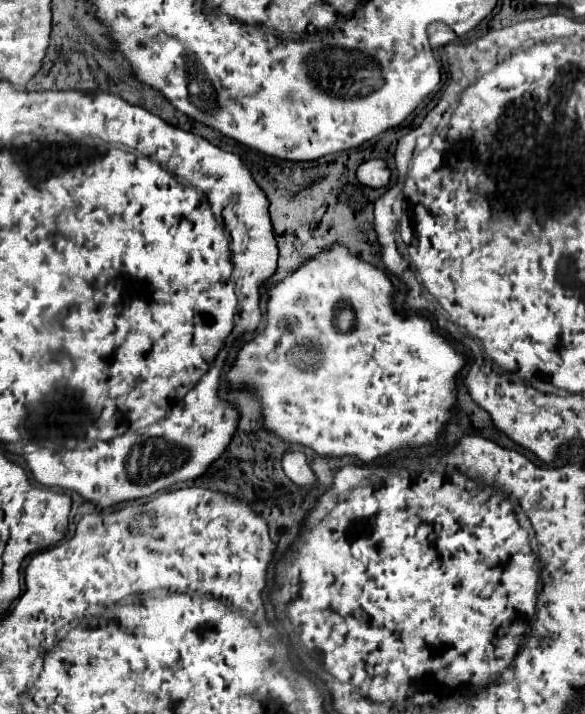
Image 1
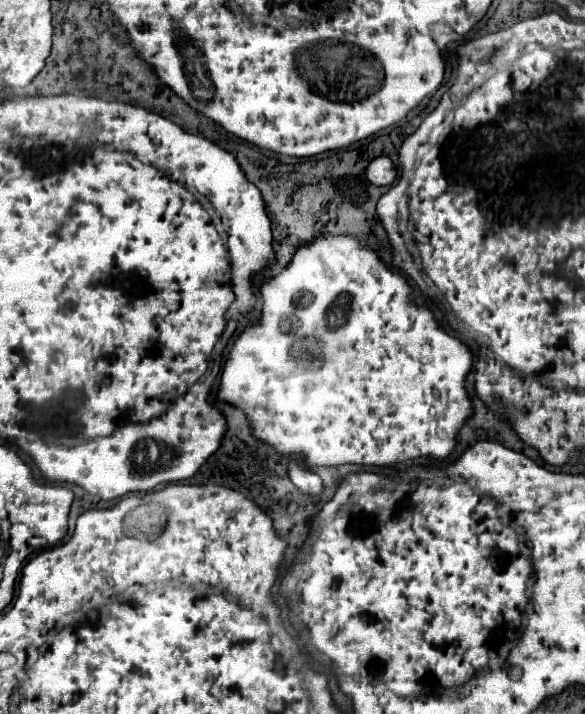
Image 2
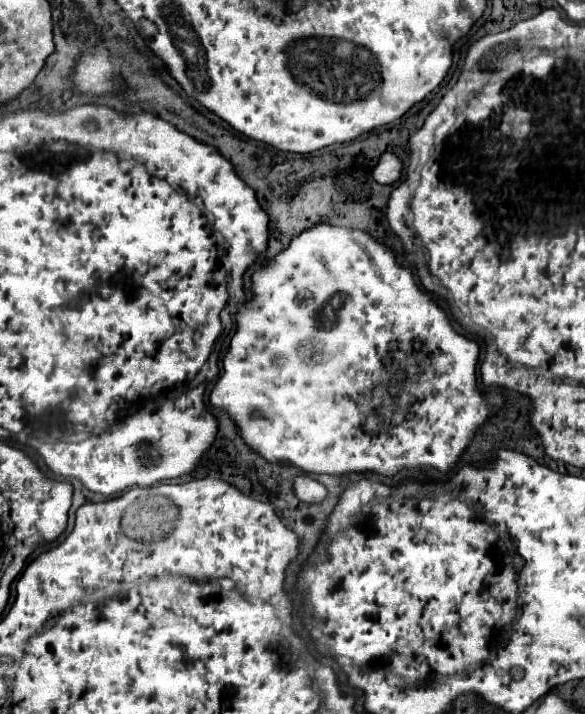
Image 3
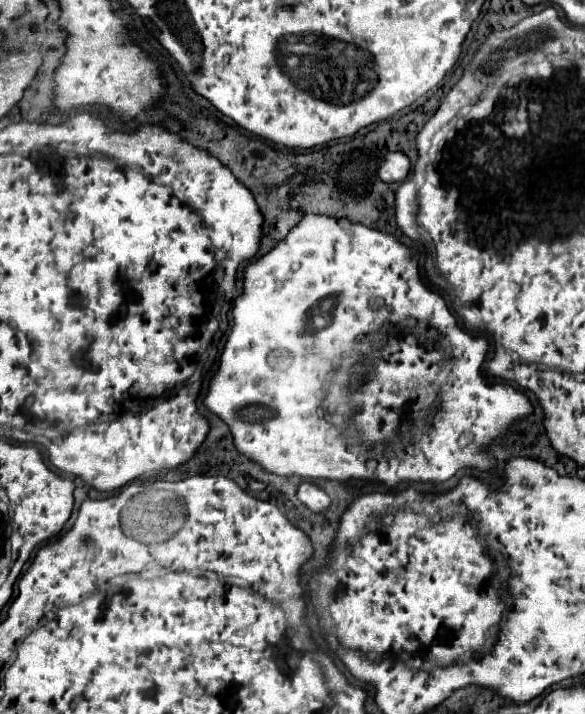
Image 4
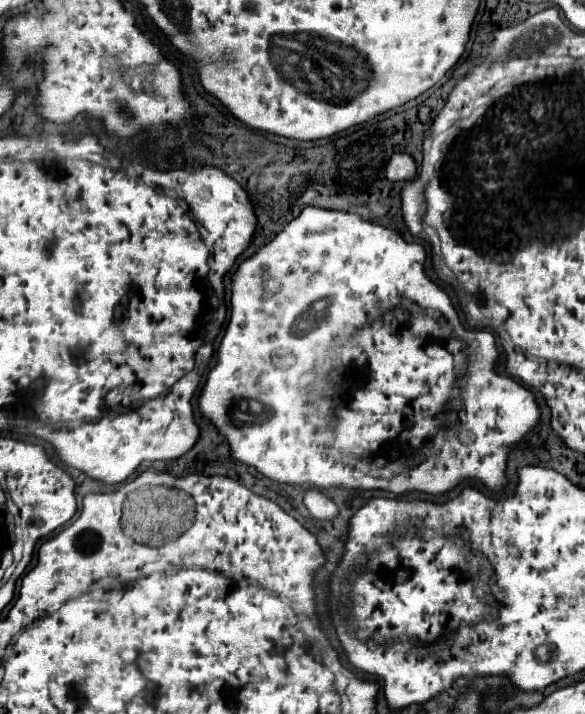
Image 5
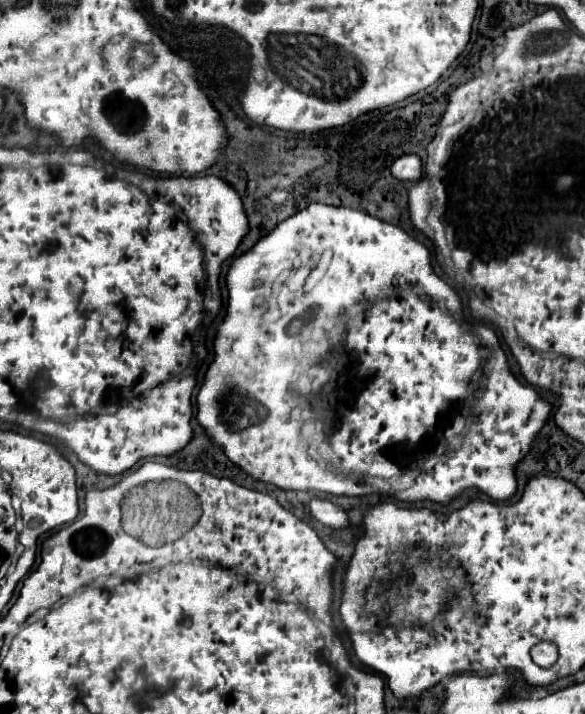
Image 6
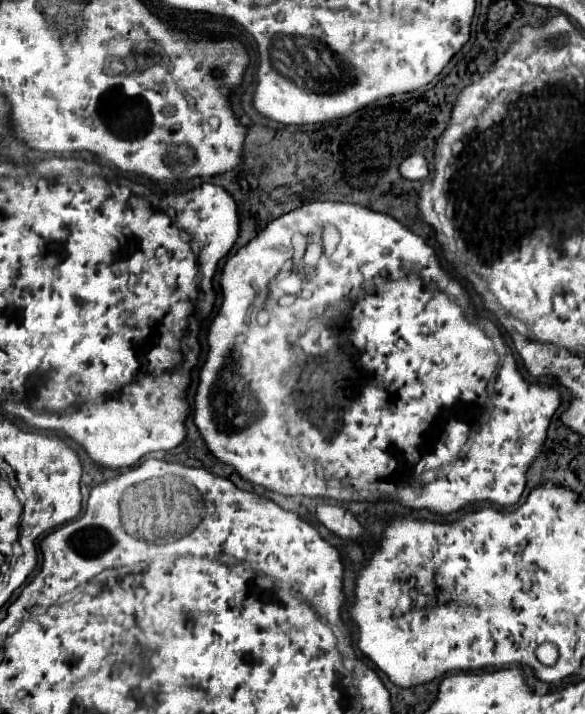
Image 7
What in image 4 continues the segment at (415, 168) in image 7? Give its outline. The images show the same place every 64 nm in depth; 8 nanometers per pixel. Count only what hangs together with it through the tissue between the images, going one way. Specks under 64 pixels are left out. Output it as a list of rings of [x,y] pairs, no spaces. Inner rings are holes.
[[[388,152],[384,162],[378,168],[380,180],[384,180],[388,184],[404,180],[408,176],[408,172],[410,172],[410,160],[402,152]]]

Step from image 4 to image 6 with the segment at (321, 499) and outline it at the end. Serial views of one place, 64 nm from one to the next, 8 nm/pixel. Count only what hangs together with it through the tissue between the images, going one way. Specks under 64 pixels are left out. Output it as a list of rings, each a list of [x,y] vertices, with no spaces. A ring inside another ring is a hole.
[[[312,498],[310,504],[308,504],[308,508],[310,508],[310,514],[312,514],[318,522],[322,522],[322,524],[326,524],[326,526],[330,526],[330,528],[340,530],[340,528],[346,528],[346,526],[348,526],[348,516],[346,516],[346,512],[344,512],[340,506],[332,504],[330,500]]]

